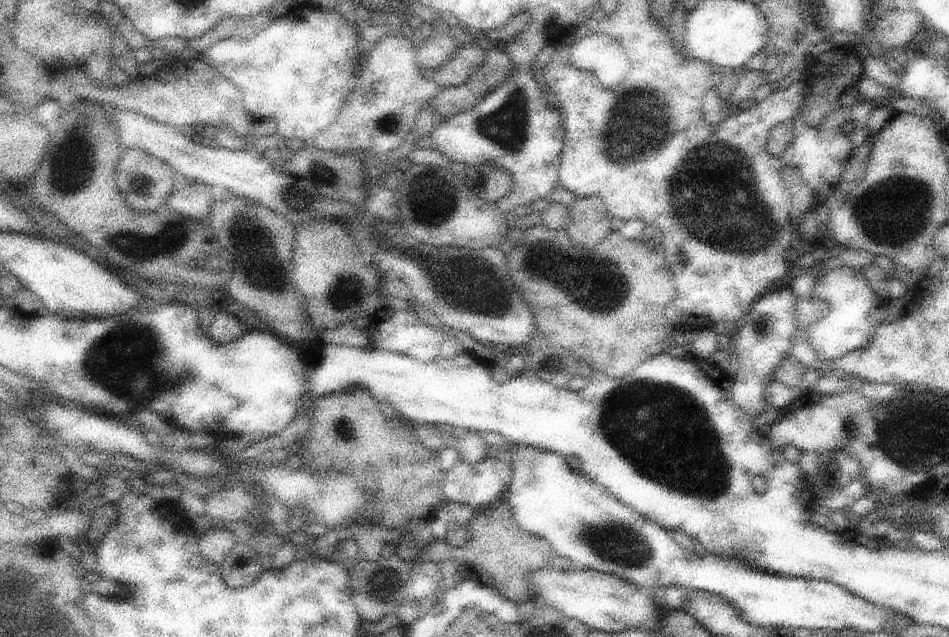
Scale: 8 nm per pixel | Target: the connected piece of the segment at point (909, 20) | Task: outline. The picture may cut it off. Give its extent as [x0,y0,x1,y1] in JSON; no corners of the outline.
[874,9,924,48]

